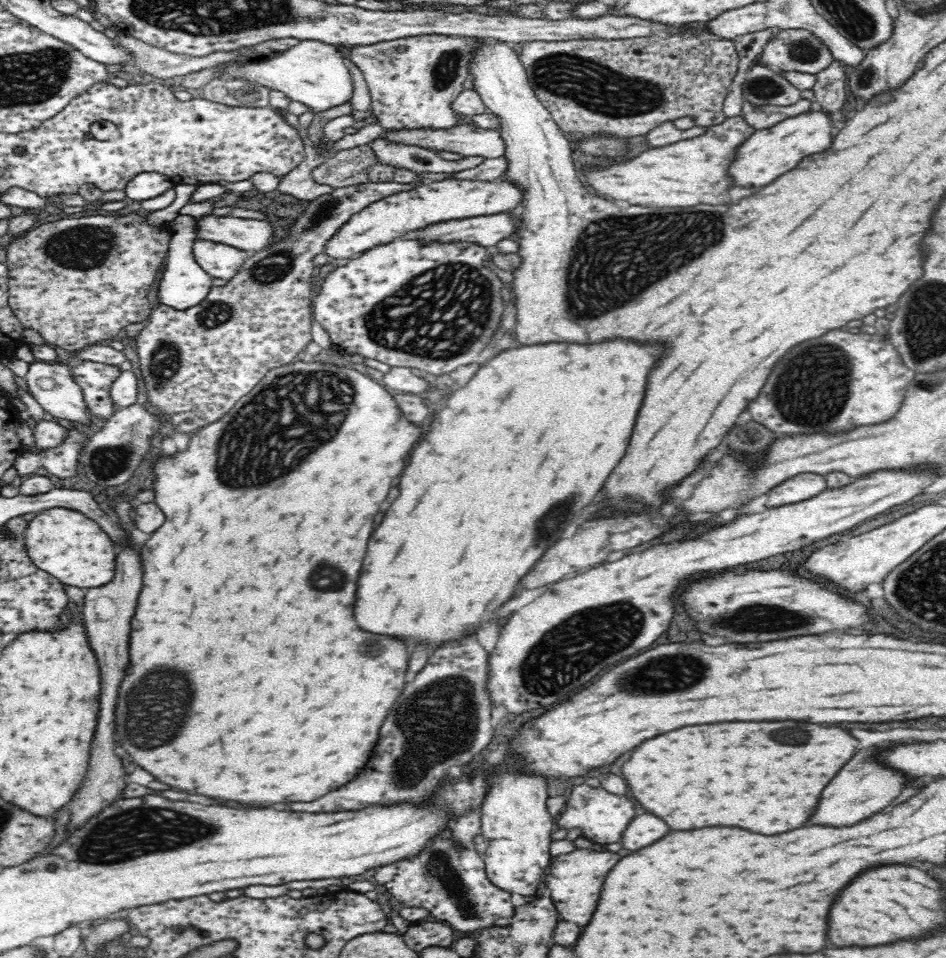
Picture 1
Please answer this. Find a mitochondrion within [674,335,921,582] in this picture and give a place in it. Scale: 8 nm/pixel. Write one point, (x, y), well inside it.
(794, 400)

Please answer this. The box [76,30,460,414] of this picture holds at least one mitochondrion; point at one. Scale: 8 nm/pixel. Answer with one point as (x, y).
(272, 268)

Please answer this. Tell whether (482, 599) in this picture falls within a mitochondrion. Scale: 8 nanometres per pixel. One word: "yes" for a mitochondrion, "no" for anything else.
no

